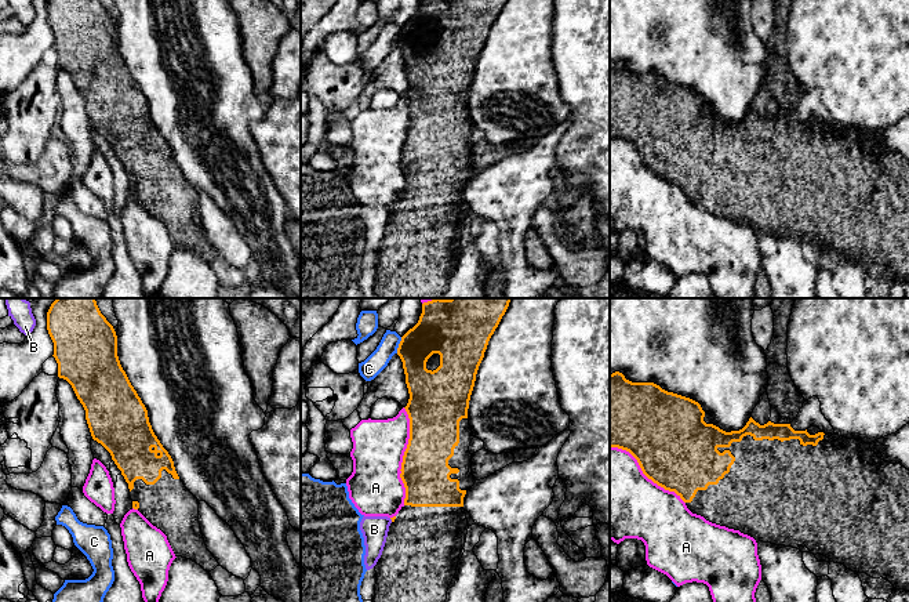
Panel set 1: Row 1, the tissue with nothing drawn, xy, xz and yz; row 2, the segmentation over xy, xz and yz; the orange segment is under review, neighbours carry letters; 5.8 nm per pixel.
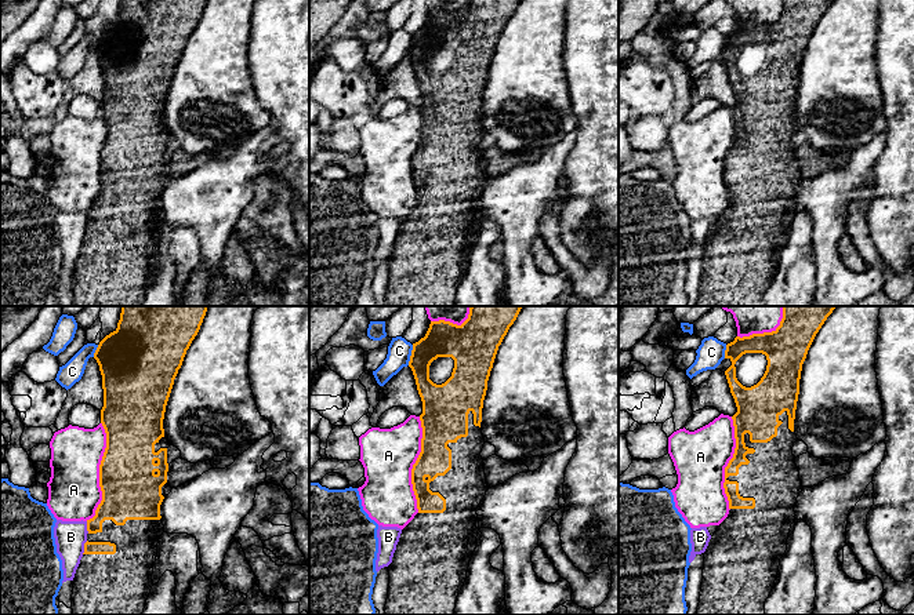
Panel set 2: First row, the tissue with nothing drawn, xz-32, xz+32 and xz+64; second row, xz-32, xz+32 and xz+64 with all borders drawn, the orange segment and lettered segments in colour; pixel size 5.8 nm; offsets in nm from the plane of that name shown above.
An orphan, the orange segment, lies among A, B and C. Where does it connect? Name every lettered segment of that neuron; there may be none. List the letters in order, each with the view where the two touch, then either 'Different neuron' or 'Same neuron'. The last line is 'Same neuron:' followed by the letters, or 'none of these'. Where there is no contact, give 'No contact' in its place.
A: Touches orange in xz. Different neuron
B: Touches orange in xz. Different neuron
C: Touches orange in xz. Different neuron
Same neuron: none of these

